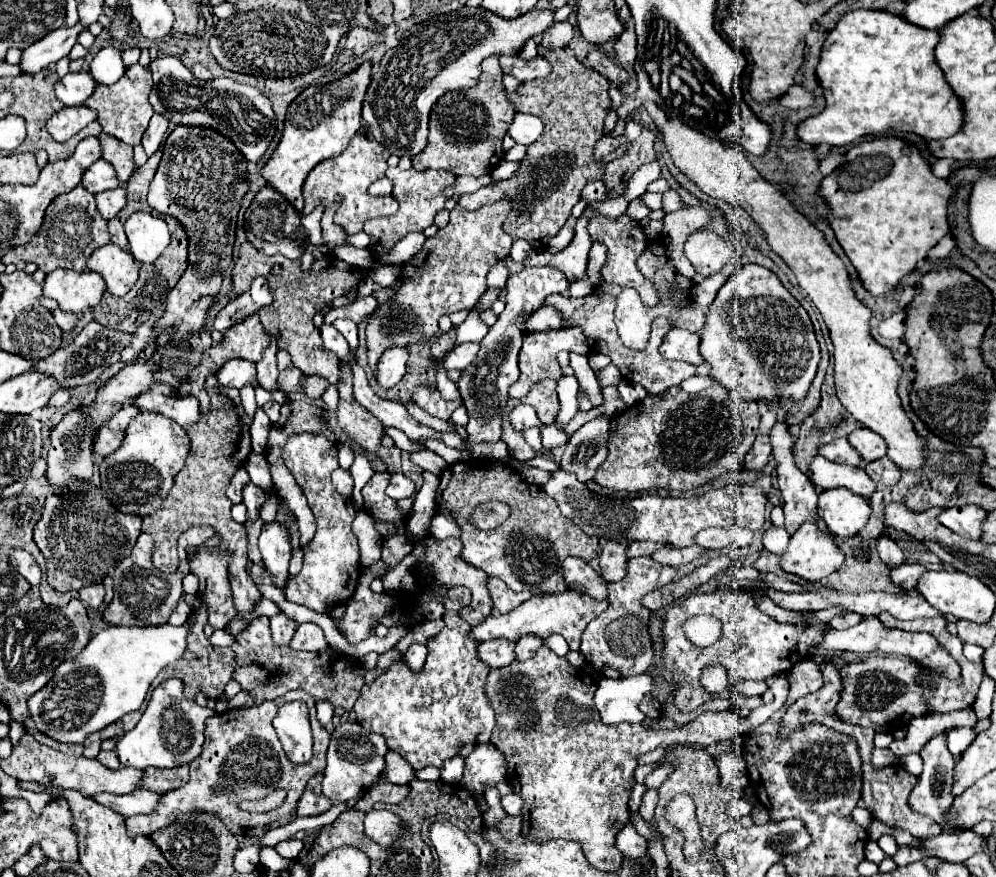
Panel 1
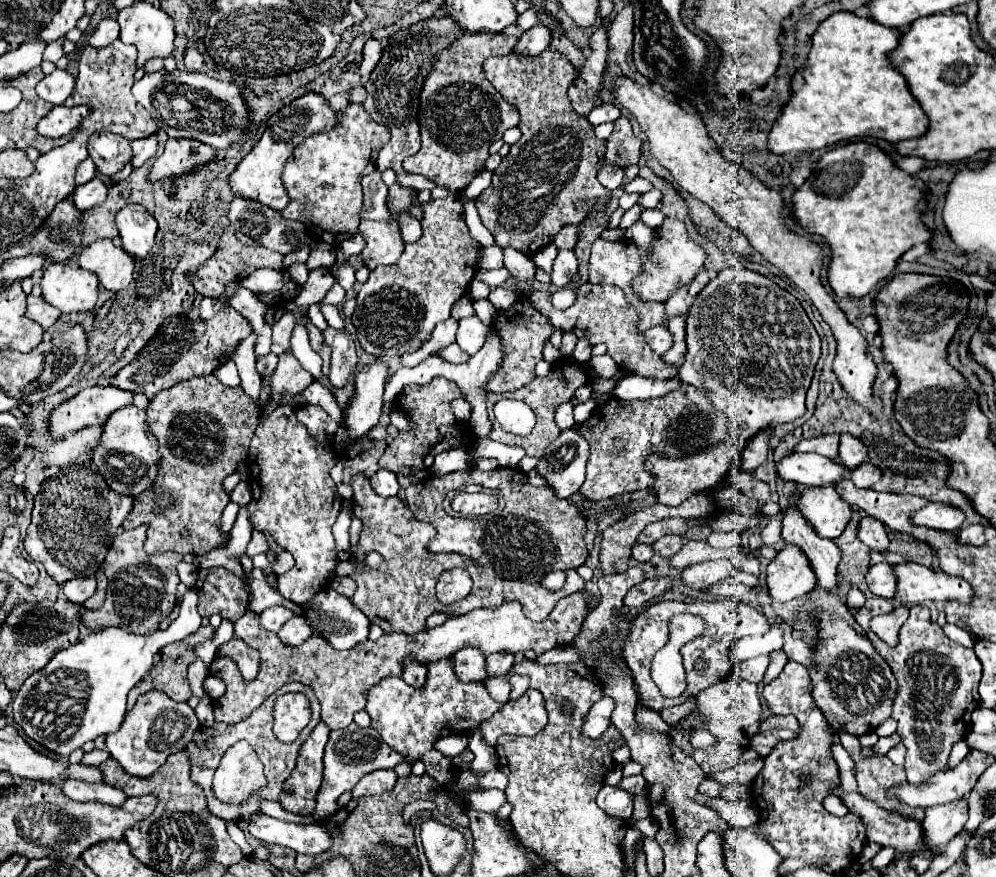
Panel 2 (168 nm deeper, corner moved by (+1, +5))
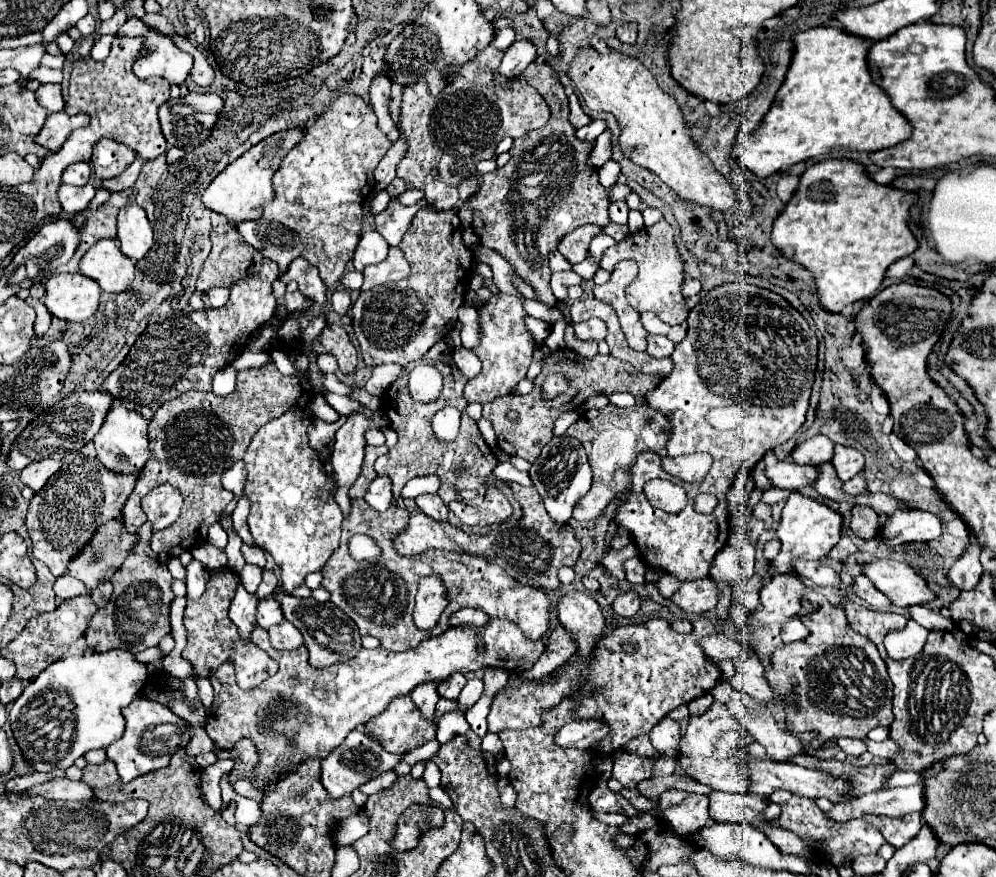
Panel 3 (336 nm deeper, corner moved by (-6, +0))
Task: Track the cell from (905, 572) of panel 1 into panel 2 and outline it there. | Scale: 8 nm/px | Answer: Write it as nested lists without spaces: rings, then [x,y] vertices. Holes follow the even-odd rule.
[[[878,563],[870,567],[866,573],[866,583],[874,595],[890,599],[892,593],[896,591],[896,577],[892,577],[892,565]]]

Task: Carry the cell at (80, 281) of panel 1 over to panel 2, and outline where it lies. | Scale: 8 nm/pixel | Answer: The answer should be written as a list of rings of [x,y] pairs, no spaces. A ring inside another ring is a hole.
[[[52,263],[42,275],[42,299],[62,313],[90,311],[96,305],[98,279],[78,265]]]

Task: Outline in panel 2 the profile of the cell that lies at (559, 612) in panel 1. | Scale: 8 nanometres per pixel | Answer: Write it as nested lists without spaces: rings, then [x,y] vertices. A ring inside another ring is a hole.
[[[574,593],[558,601],[550,617],[542,623],[528,621],[522,613],[522,605],[516,601],[508,601],[506,605],[492,607],[492,609],[474,609],[464,615],[450,617],[444,625],[438,625],[428,631],[420,631],[416,635],[404,635],[404,633],[390,633],[382,635],[378,641],[362,641],[360,645],[354,645],[348,651],[336,651],[332,649],[322,637],[310,637],[298,647],[288,647],[284,645],[274,633],[268,633],[264,627],[258,623],[258,615],[252,611],[246,611],[234,625],[236,637],[252,645],[252,649],[260,651],[262,657],[262,667],[256,677],[256,681],[246,683],[242,681],[240,673],[236,673],[236,665],[228,661],[228,657],[216,657],[214,663],[210,665],[210,673],[218,679],[224,681],[226,693],[214,701],[214,719],[216,723],[238,723],[246,719],[252,711],[256,711],[266,697],[276,693],[280,687],[286,683],[298,681],[314,689],[320,705],[322,705],[322,721],[330,731],[344,729],[350,725],[354,719],[352,715],[366,705],[366,697],[370,687],[374,687],[378,681],[384,677],[396,675],[400,677],[404,671],[404,663],[408,659],[420,663],[420,665],[430,665],[434,661],[446,659],[458,649],[464,647],[474,647],[484,655],[508,651],[508,653],[518,653],[518,651],[528,651],[532,649],[534,653],[546,653],[554,647],[568,645],[580,631],[582,621],[586,619],[588,607],[590,607],[590,595],[586,593]]]

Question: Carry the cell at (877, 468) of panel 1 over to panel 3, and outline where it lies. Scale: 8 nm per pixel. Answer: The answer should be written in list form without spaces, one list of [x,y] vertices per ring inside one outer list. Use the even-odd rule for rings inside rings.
[[[857,474],[855,478],[851,478],[851,480],[845,482],[845,492],[853,494],[853,496],[857,496],[857,494],[861,494],[865,490],[867,490],[867,480],[863,478],[863,474]]]

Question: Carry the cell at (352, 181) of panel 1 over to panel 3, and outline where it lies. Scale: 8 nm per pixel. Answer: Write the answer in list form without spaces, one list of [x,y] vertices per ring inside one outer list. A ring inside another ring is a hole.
[[[337,94],[337,100],[319,116],[319,120],[311,126],[307,126],[307,136],[303,142],[299,142],[281,162],[279,170],[273,176],[273,188],[275,198],[265,206],[263,218],[277,220],[291,230],[301,234],[301,240],[305,244],[303,256],[319,268],[321,280],[327,288],[335,288],[341,282],[343,270],[347,262],[353,258],[353,252],[361,238],[363,228],[363,200],[367,194],[375,190],[373,170],[377,168],[379,160],[385,156],[385,152],[391,148],[391,140],[379,130],[375,112],[371,104],[367,104],[363,98],[353,94]]]

